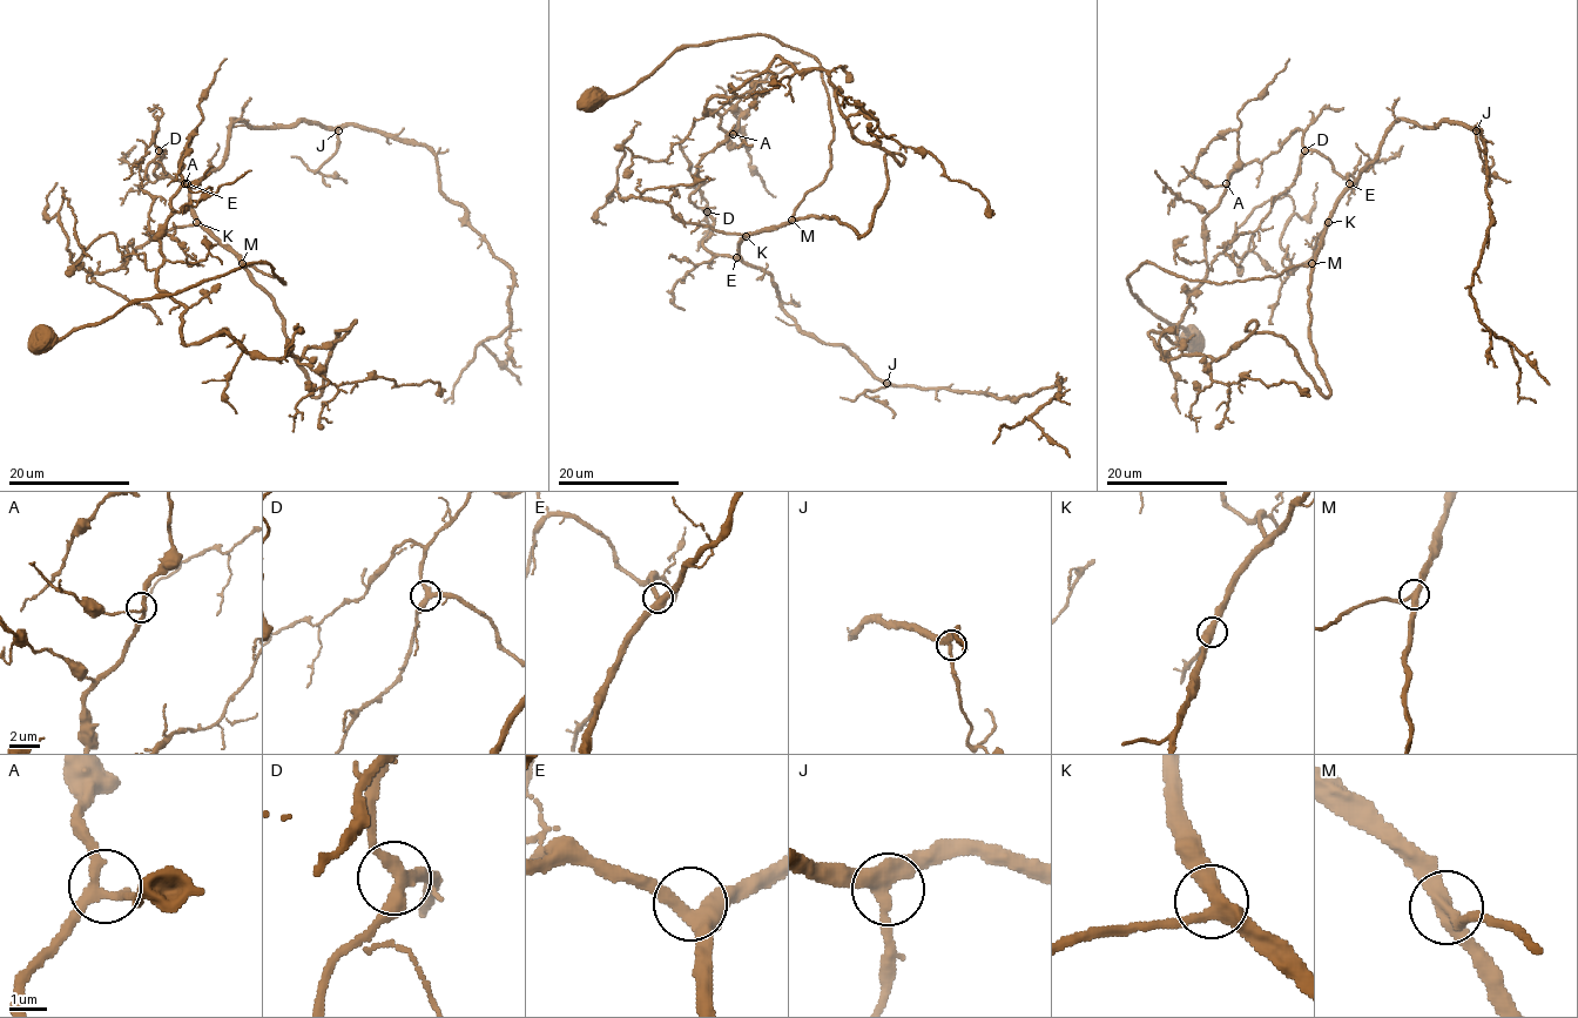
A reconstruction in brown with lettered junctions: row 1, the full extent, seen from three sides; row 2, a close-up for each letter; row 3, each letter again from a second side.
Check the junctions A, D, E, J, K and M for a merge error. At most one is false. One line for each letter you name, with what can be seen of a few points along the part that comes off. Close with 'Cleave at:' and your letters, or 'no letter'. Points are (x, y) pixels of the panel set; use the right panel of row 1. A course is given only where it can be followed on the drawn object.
Cleave at: no letter

